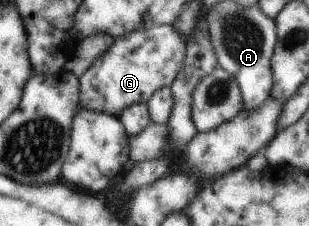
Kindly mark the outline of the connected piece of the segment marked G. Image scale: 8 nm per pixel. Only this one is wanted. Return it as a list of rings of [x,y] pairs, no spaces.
[[[173,25],[123,35],[81,75],[80,105],[86,110],[119,117],[133,104],[147,105],[155,91],[170,86],[183,69],[185,60],[186,43]]]

